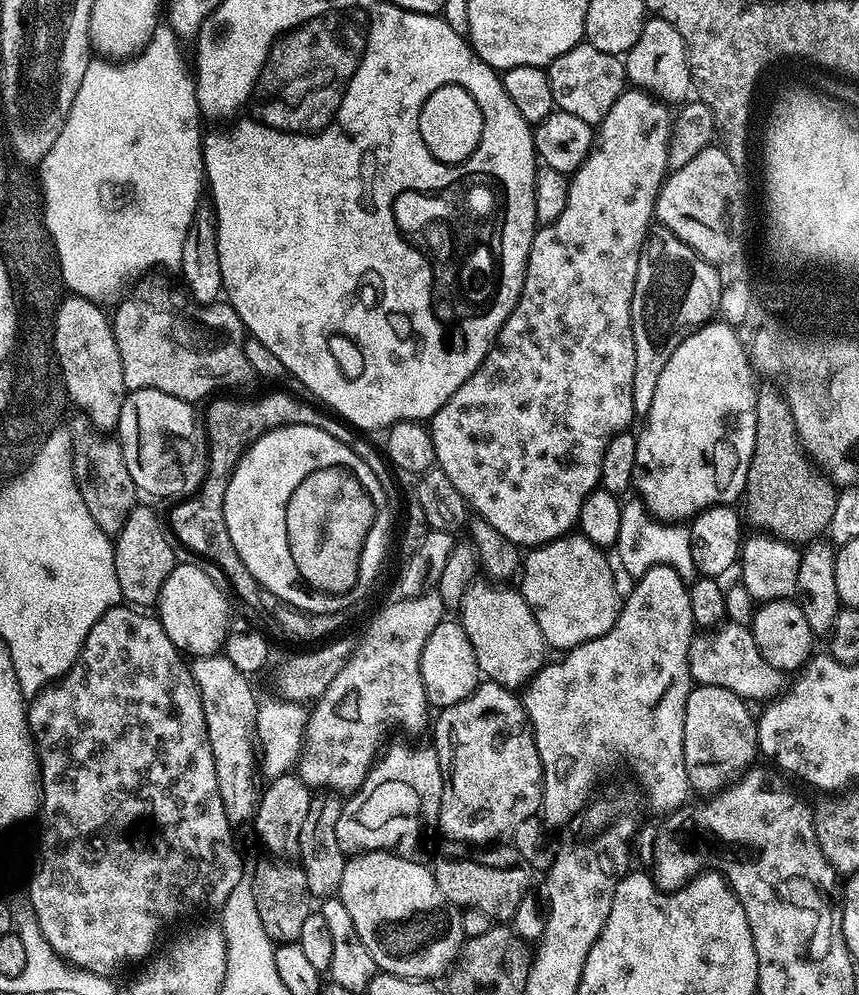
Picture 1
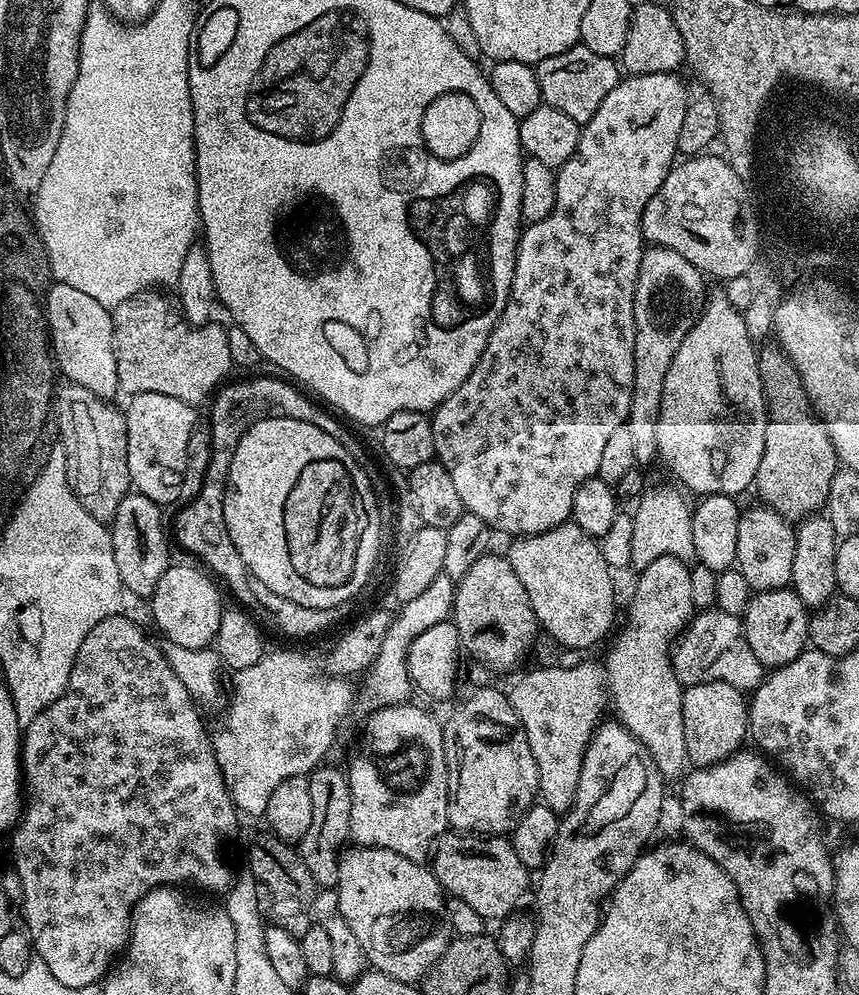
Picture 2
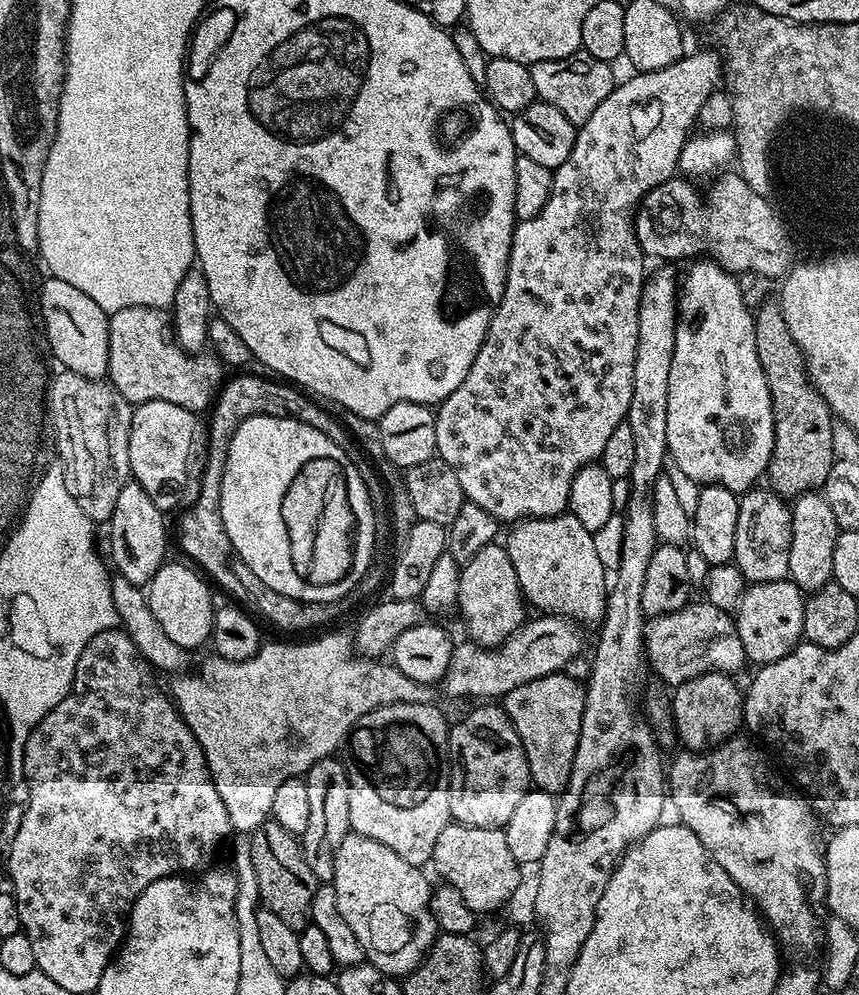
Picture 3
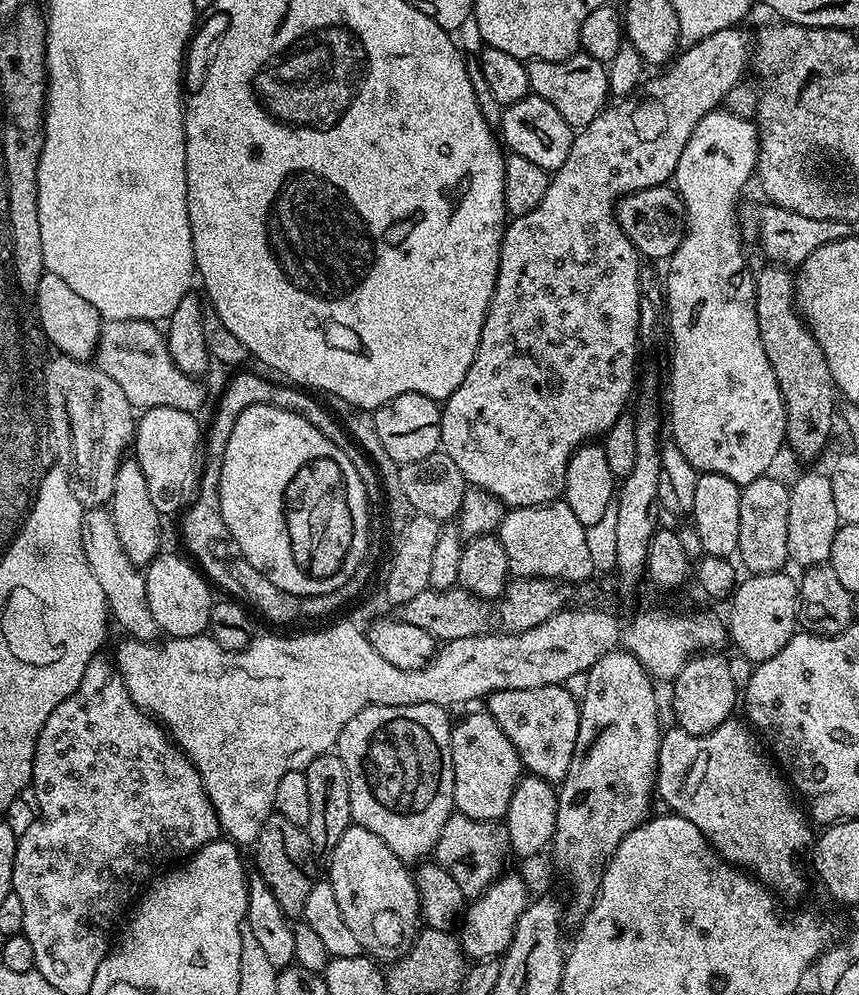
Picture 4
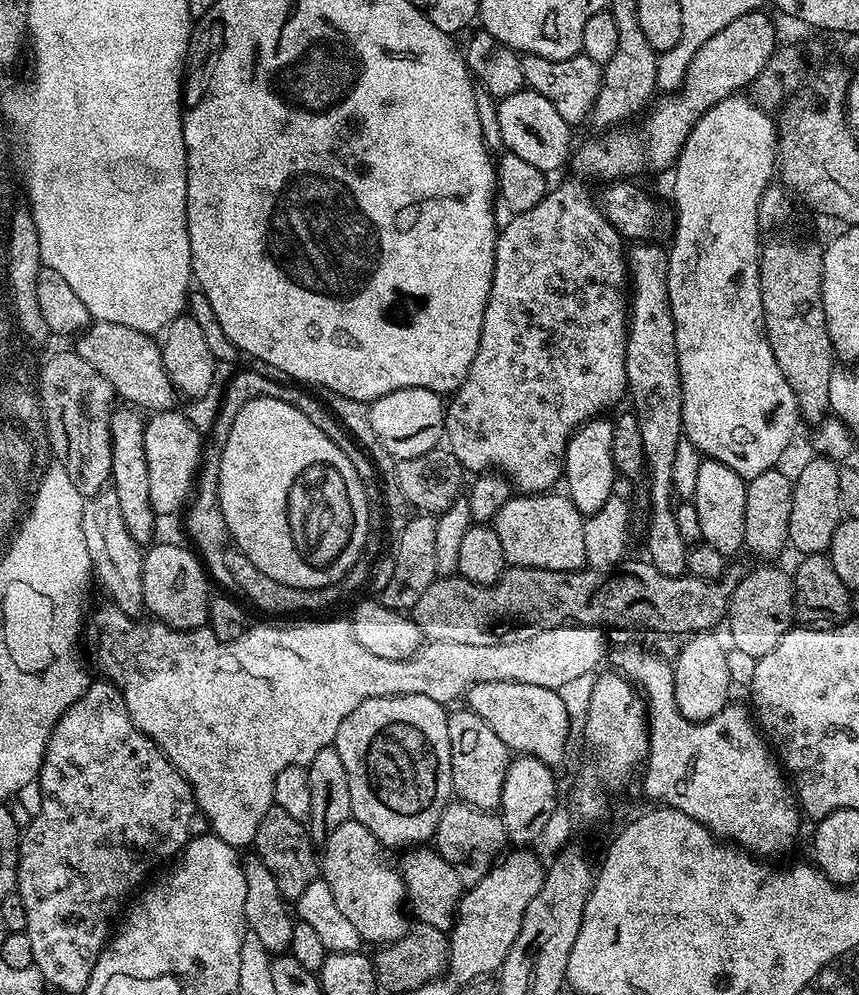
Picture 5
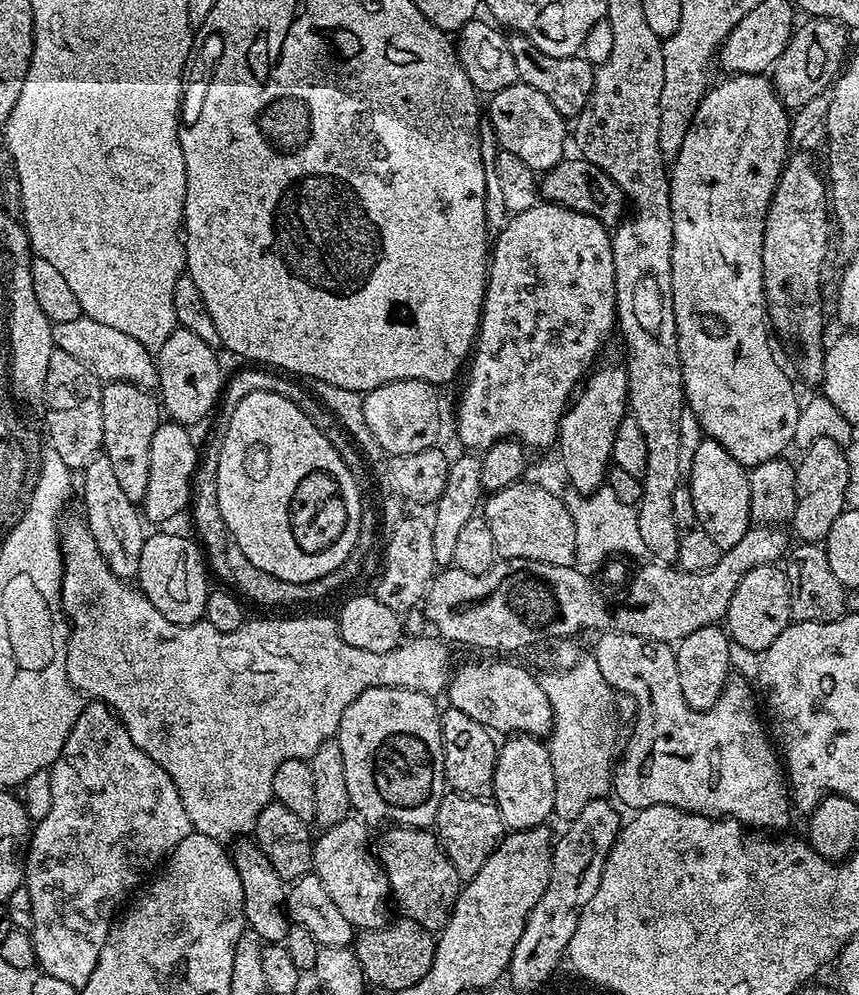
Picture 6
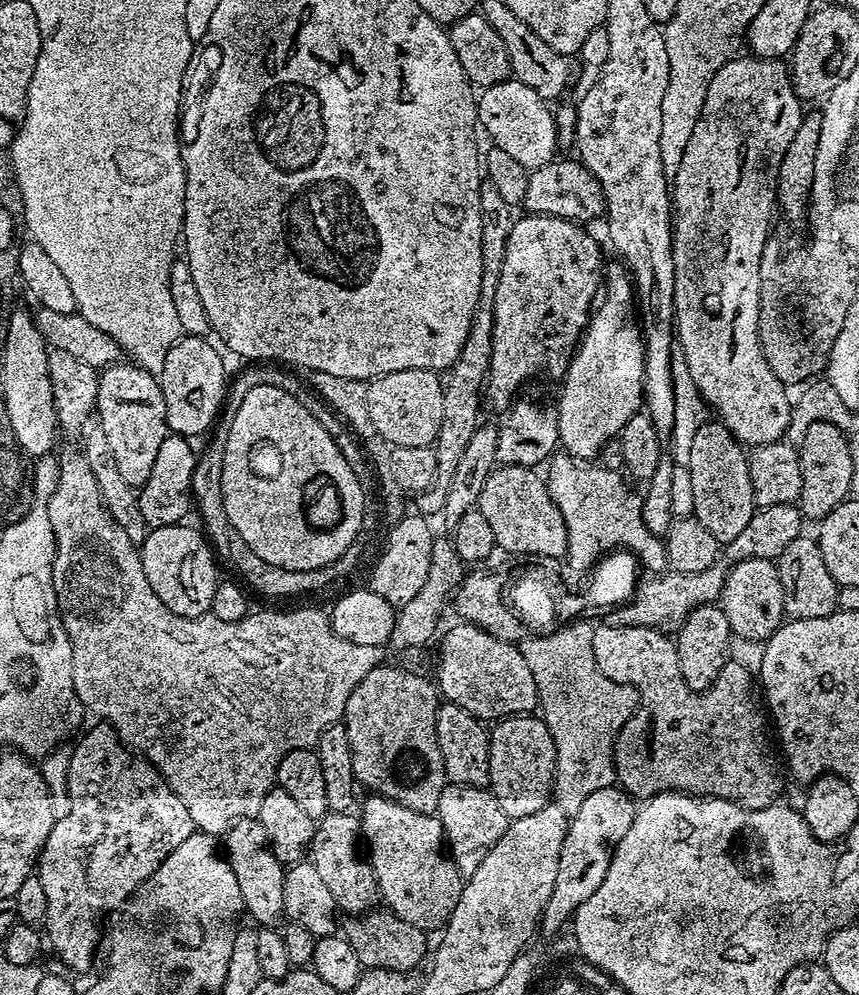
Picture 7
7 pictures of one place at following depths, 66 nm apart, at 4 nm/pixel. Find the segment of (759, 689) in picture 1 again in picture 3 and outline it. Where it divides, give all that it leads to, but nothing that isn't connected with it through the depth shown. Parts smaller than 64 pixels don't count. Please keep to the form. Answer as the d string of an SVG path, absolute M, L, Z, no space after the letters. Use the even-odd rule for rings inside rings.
M690 602L684 608L665 612L663 616L653 616L647 621L644 633L644 651L649 669L656 671L656 676L664 684L675 686L690 678L698 678L707 672L727 672L736 674L746 664L742 650L742 638L738 638L735 619L729 613L718 610L718 606L707 602Z

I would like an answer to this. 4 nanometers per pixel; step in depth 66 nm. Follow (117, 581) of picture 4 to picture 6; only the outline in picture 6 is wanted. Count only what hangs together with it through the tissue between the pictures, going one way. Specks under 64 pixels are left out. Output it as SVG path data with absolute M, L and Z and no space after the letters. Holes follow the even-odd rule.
M99 454L83 469L82 498L84 521L107 560L108 568L120 579L133 579L140 571L142 546L146 539L144 520L137 503L122 491L108 456Z

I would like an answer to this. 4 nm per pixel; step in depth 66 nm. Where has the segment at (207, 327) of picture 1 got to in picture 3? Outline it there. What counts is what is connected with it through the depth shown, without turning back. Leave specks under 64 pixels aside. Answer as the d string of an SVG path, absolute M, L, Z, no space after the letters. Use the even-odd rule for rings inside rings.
M132 306L118 310L108 317L108 333L107 379L130 405L161 400L174 402L174 406L182 406L197 414L203 413L203 408L204 411L211 409L225 379L225 369L215 355L185 352L176 343L165 309Z

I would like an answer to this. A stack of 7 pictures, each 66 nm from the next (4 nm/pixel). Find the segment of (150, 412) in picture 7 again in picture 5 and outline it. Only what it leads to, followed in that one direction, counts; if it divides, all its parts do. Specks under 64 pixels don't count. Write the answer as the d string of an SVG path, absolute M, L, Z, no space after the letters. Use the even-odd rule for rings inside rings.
M132 406L117 407L112 412L109 422L112 435L110 488L118 494L119 508L122 509L126 530L140 546L148 546L153 543L152 531L155 530L156 523L158 523L158 517L150 506L150 470L146 470L146 446L144 445L145 423L145 417Z

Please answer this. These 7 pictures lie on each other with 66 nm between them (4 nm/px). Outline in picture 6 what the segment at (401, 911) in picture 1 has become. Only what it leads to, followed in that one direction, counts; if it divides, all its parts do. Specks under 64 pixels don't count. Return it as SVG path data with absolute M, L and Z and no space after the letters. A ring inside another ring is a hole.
M349 818L338 822L338 826L323 829L312 845L312 872L322 878L330 899L357 930L381 927L380 899L390 892L383 866L373 849L368 849L368 832L369 825L363 820Z

